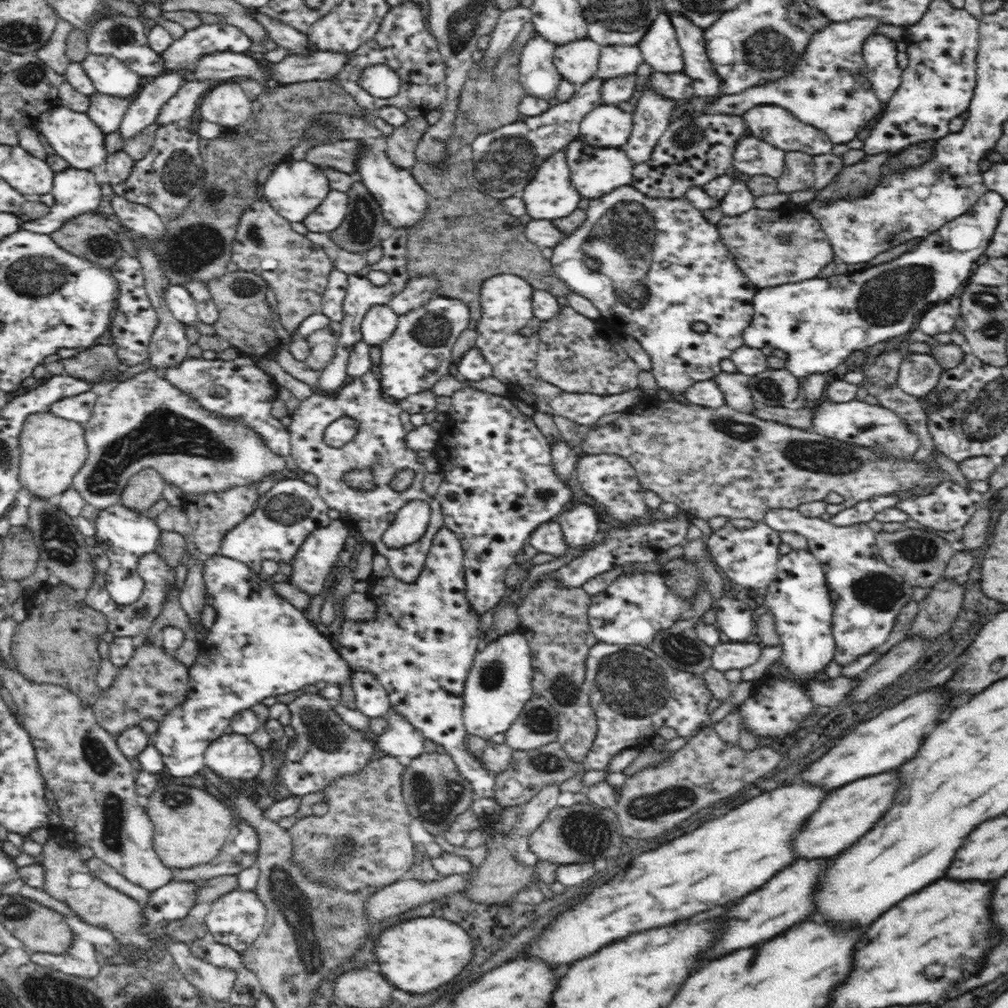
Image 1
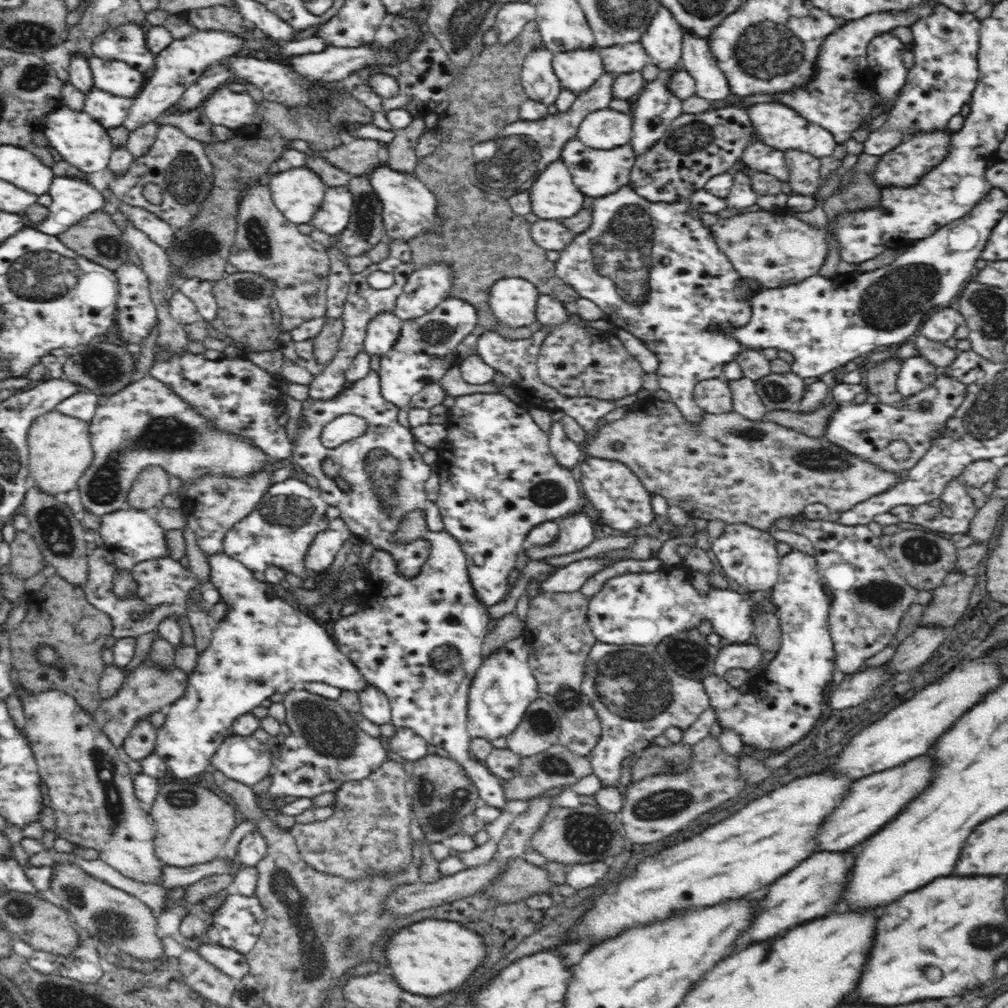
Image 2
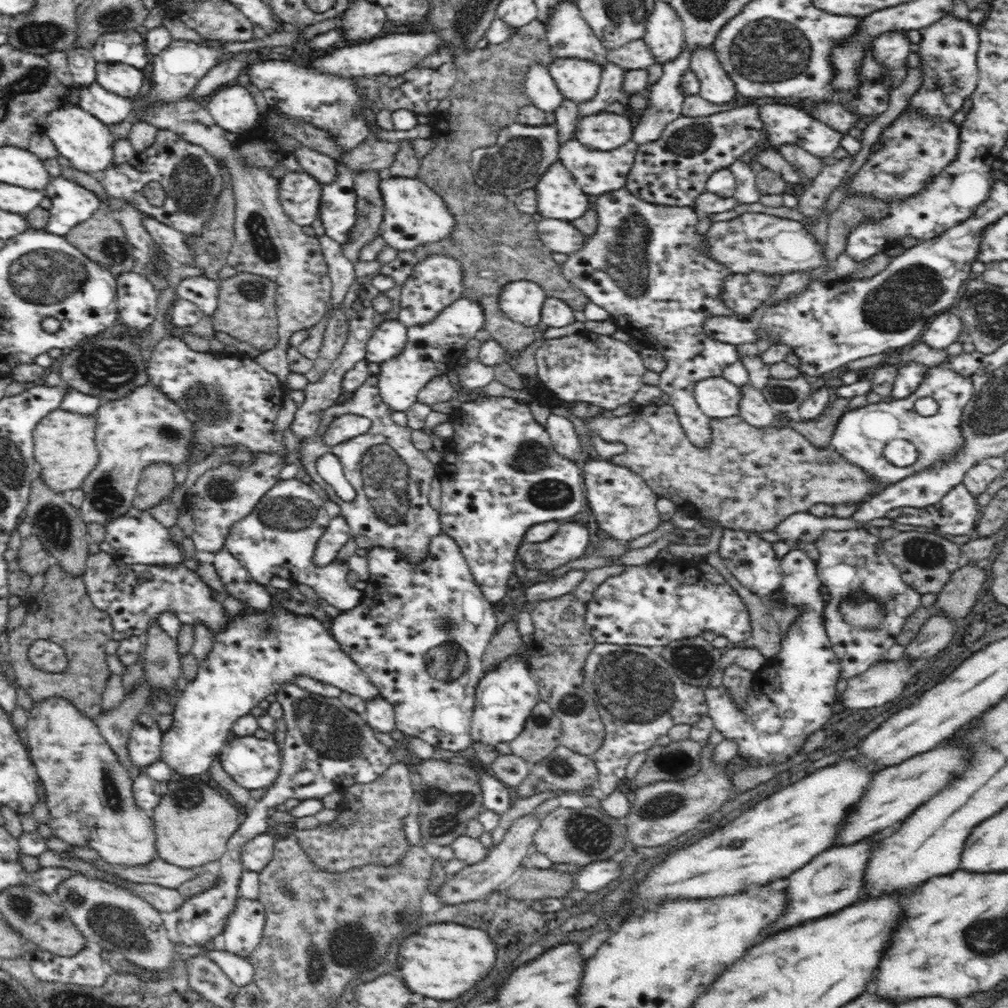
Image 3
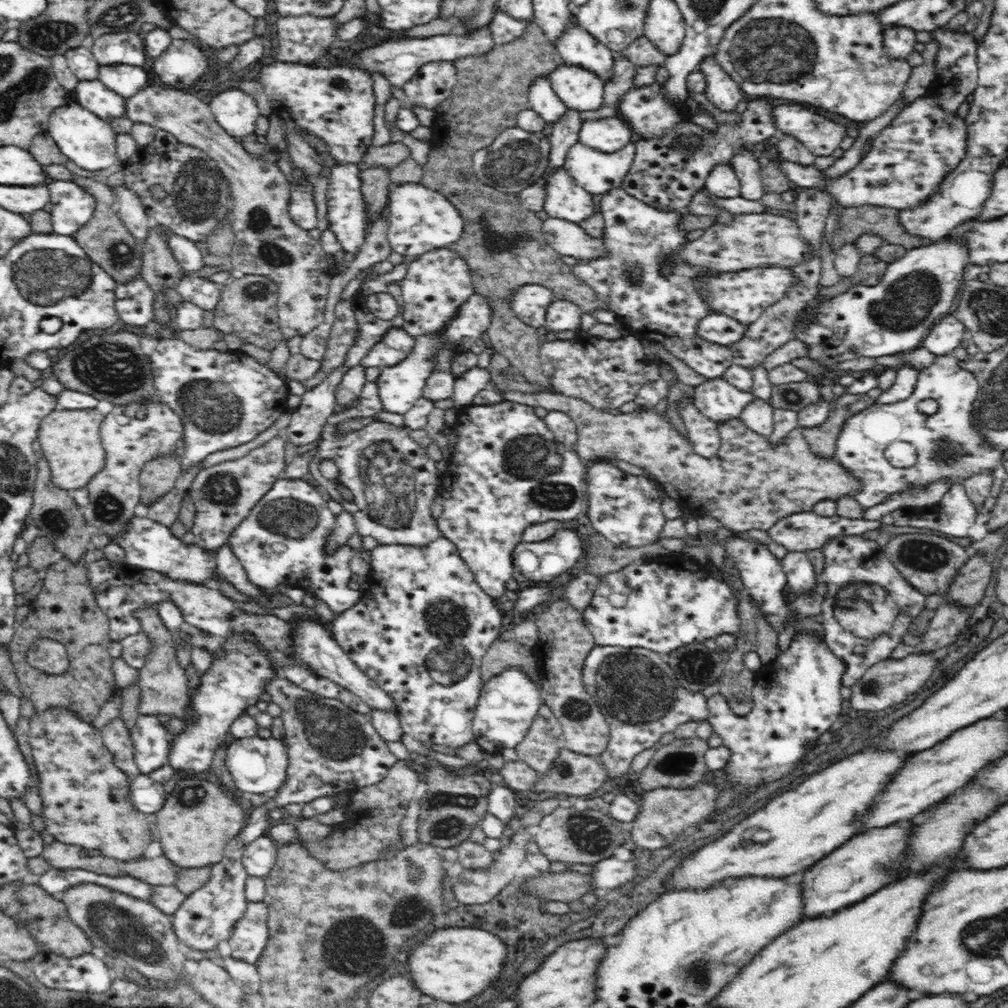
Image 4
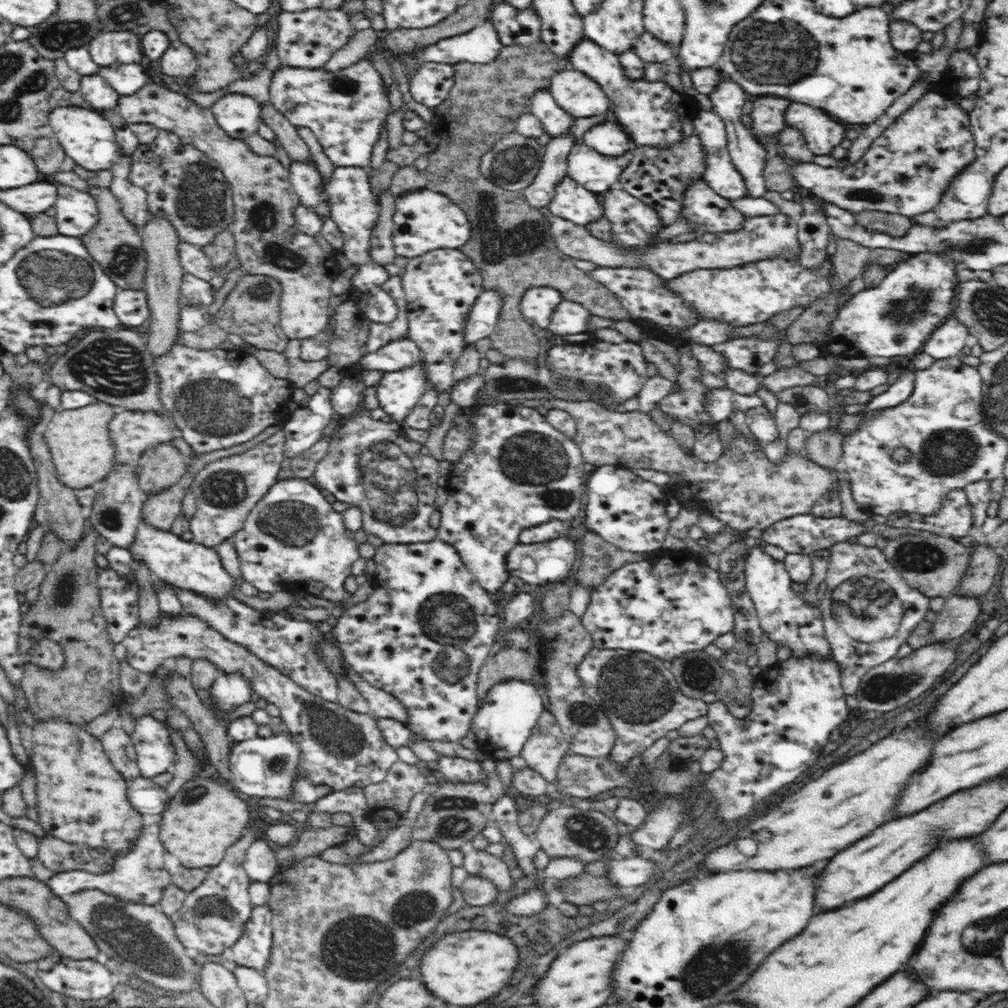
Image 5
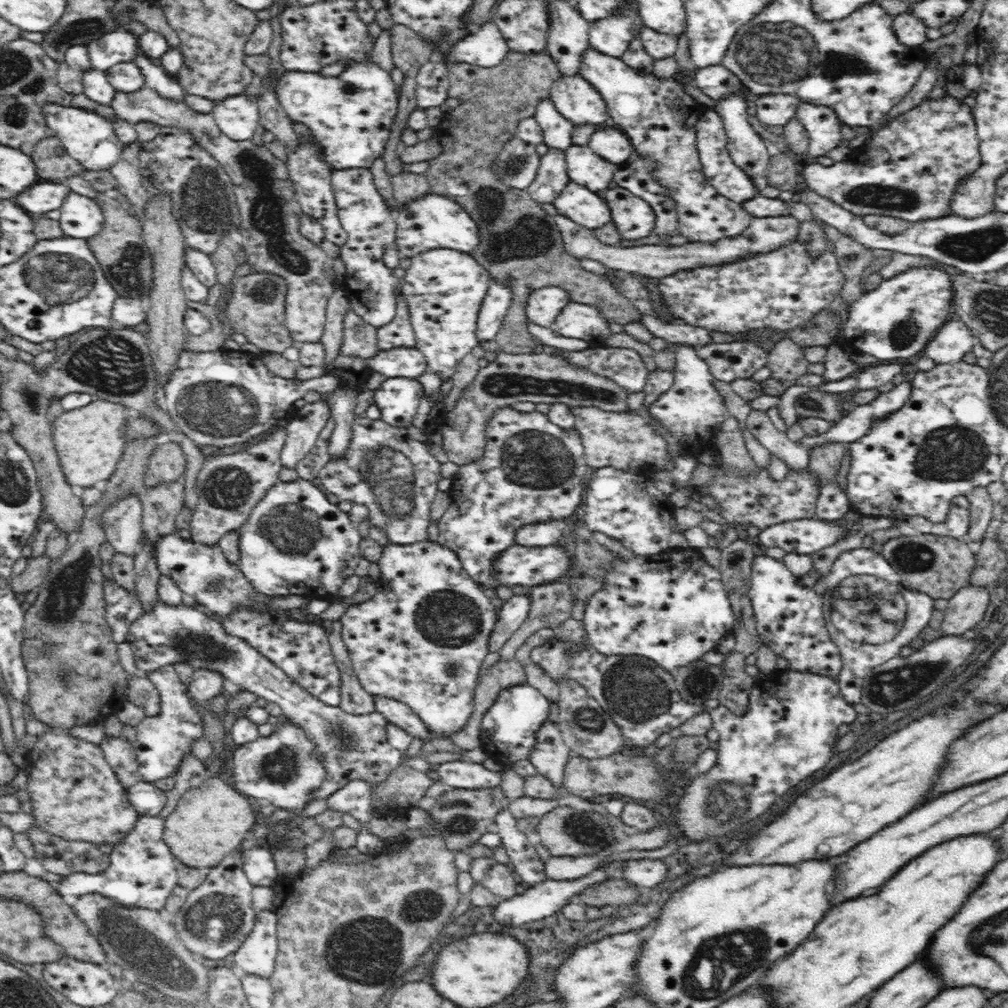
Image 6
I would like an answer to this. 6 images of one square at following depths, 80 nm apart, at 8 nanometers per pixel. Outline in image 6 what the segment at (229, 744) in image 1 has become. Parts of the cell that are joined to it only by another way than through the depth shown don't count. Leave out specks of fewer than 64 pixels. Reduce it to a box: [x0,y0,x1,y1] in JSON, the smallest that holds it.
[231,724,326,812]

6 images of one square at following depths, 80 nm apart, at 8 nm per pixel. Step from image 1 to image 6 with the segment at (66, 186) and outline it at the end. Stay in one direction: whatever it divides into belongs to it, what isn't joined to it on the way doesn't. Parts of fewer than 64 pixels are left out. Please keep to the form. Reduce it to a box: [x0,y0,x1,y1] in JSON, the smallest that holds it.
[60,192,105,239]

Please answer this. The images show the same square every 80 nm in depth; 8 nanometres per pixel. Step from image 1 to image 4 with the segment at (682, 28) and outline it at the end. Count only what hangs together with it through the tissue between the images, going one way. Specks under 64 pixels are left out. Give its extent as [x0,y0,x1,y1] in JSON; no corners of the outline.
[697,55,744,111]

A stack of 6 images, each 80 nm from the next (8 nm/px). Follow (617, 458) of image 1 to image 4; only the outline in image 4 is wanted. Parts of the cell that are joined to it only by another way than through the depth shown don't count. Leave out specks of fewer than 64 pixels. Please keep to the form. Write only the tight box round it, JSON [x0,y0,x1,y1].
[585,460,666,548]

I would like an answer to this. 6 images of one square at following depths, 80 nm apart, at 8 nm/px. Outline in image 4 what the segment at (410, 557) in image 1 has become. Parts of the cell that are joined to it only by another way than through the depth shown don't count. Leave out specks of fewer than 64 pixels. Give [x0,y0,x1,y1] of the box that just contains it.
[308,381,441,547]

